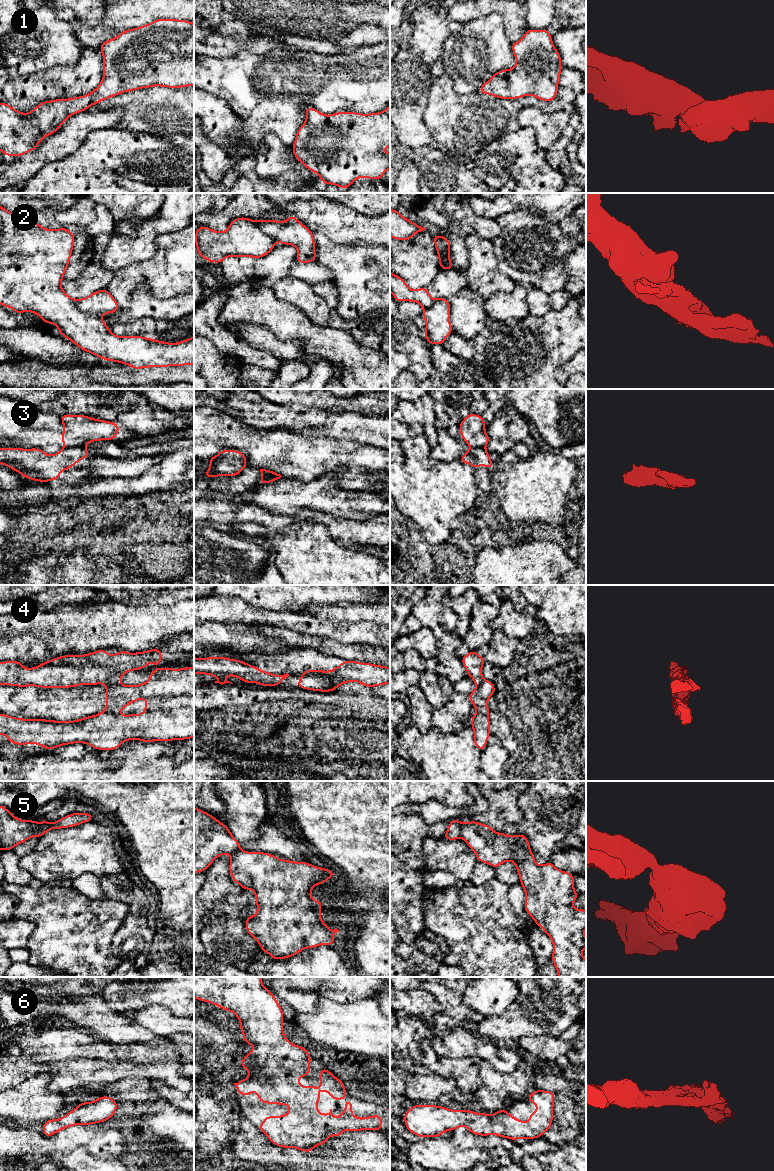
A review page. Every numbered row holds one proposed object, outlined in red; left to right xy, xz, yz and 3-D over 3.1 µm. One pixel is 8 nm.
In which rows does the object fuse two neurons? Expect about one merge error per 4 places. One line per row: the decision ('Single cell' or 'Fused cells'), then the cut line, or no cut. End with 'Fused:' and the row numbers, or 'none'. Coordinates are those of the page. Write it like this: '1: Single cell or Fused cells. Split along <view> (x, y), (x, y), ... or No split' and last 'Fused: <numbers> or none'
1: Single cell. No split
2: Fused cells. Split along xy (73, 299), (82, 311), (95, 313), (99, 316)
3: Fused cells. Split along xy (84, 445), (68, 446), (65, 448)
4: Fused cells. Split along xy (120, 683), (104, 684)
5: Fused cells. Split along xy (38, 823), (39, 836)
6: Single cell. No split
Fused: 2, 3, 4, 5

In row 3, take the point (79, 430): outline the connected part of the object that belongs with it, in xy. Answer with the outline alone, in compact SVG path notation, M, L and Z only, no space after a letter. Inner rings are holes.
M80 414L60 416L64 425L62 444L65 448L86 446L90 442L114 440L120 430L117 423Z

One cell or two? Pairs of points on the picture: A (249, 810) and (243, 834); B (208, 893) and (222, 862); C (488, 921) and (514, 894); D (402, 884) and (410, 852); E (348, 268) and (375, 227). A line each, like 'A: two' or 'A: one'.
A: one
B: one
C: two
D: two
E: two

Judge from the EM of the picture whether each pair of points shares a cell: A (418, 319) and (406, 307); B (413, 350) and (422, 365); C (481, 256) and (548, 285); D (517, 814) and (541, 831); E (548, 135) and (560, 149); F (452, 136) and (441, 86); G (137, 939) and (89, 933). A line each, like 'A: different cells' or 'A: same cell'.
A: same cell
B: same cell
C: different cells
D: different cells
E: different cells
F: same cell
G: different cells

